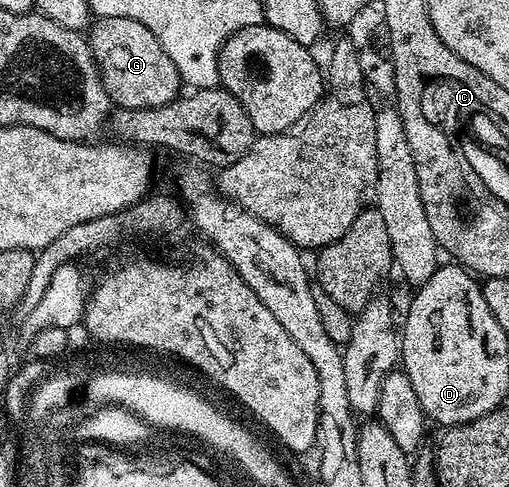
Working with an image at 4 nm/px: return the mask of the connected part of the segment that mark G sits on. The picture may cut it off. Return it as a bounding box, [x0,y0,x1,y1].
[87,18,182,108]

